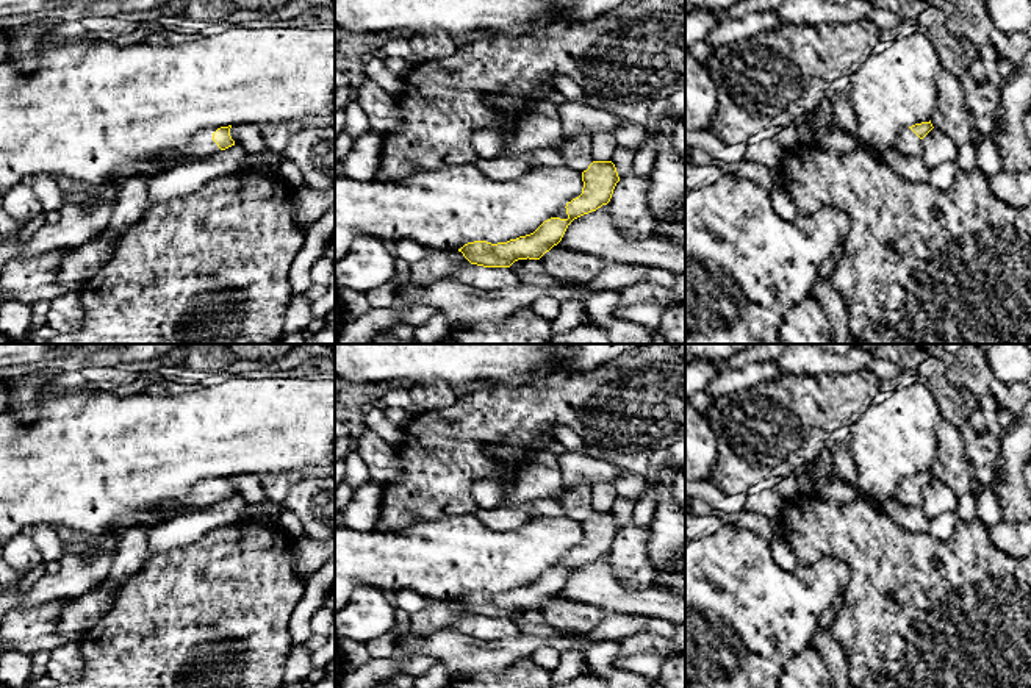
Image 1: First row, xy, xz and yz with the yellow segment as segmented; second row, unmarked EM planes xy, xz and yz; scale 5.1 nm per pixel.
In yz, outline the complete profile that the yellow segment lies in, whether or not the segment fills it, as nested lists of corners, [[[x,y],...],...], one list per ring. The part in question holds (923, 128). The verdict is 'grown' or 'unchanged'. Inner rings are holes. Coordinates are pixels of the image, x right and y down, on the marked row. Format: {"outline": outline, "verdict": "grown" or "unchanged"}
{"outline": [[[921,122],[915,124],[909,128],[900,130],[896,136],[896,149],[909,156],[921,158],[923,156],[923,144],[921,139],[932,130],[932,124]]], "verdict": "grown"}

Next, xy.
{"outline": [[[232,125],[200,130],[192,141],[180,150],[177,158],[152,158],[127,163],[114,174],[113,180],[105,183],[105,186],[117,186],[120,180],[138,174],[155,177],[183,158],[207,158],[219,150],[225,150],[235,145],[230,128]]], "verdict": "grown"}

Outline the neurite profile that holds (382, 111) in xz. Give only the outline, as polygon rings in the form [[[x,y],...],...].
[[[366,78],[361,83],[358,88],[357,102],[363,108],[371,130],[377,133],[383,141],[388,136],[401,131],[402,119],[397,102],[374,80]]]

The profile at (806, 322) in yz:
[[[815,297],[793,305],[779,328],[779,344],[832,344],[834,327]]]

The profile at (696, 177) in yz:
[[[685,159],[685,189],[688,191],[709,188],[715,185],[721,175],[723,170],[720,163],[713,161],[707,166],[698,166],[690,159]]]

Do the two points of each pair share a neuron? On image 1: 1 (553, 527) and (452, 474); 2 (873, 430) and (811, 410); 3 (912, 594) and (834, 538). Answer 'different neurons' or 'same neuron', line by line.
1: different neurons
2: different neurons
3: same neuron

